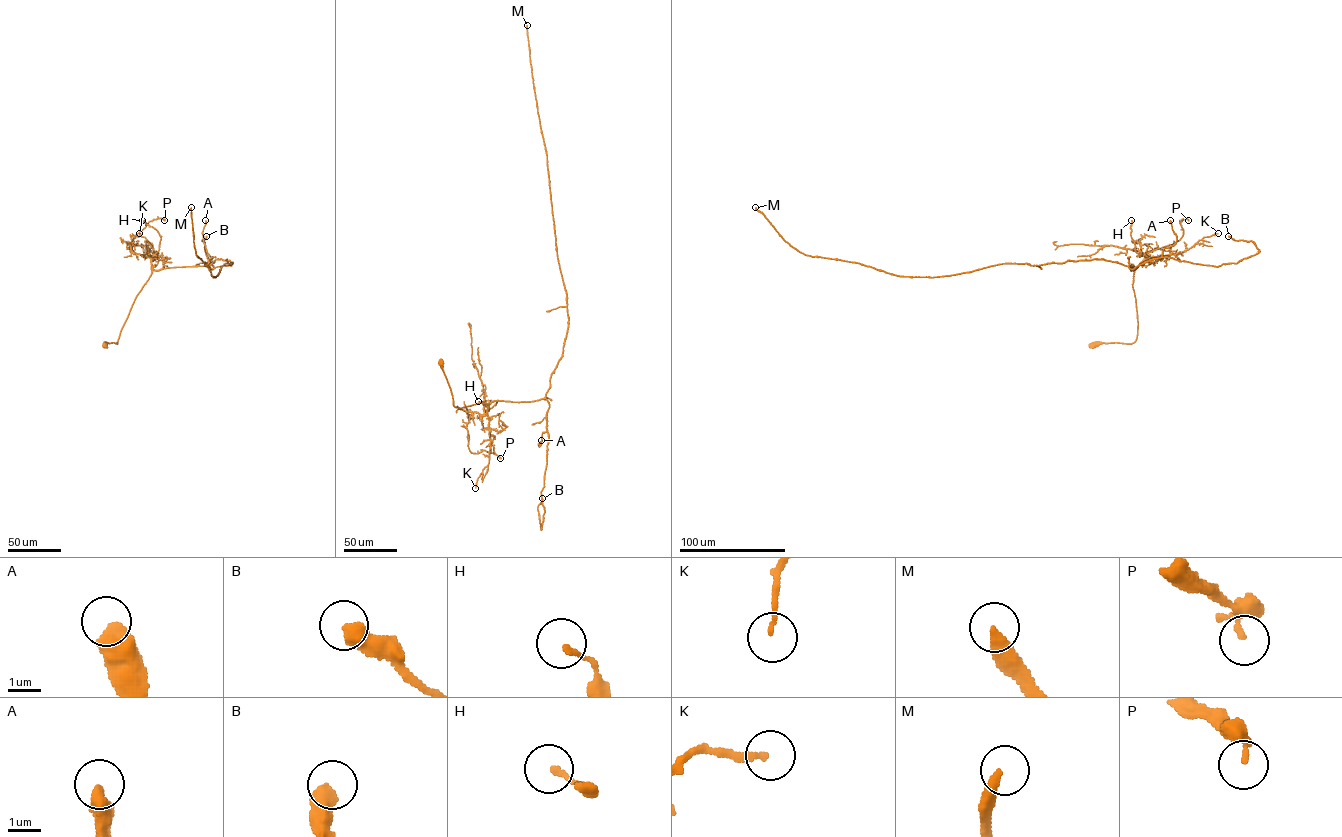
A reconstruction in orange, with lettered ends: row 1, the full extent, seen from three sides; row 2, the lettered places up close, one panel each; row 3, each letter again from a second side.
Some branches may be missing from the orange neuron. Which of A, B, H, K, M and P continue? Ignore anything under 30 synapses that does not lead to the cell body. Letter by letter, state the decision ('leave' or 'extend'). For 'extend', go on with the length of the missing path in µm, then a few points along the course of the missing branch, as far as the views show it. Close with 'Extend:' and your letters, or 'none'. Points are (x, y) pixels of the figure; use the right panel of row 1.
A: leave
B: leave
H: leave
K: leave
M: extend; missing 180 µm; course (755, 207), (732, 187), (701, 172), (677, 149), (689, 148), (693, 127), (692, 119), (680, 109)
P: leave
Extend: M

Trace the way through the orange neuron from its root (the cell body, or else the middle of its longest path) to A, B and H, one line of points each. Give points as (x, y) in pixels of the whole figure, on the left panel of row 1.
A: (104, 345), (117, 343), (151, 266), (155, 270), (213, 268), (203, 242), (205, 220)
B: (104, 345), (117, 343), (151, 266), (213, 268), (212, 257), (205, 265), (201, 240), (206, 236)
H: (104, 345), (117, 343), (135, 298), (151, 273), (148, 255), (154, 254), (159, 249), (159, 233), (142, 220)

